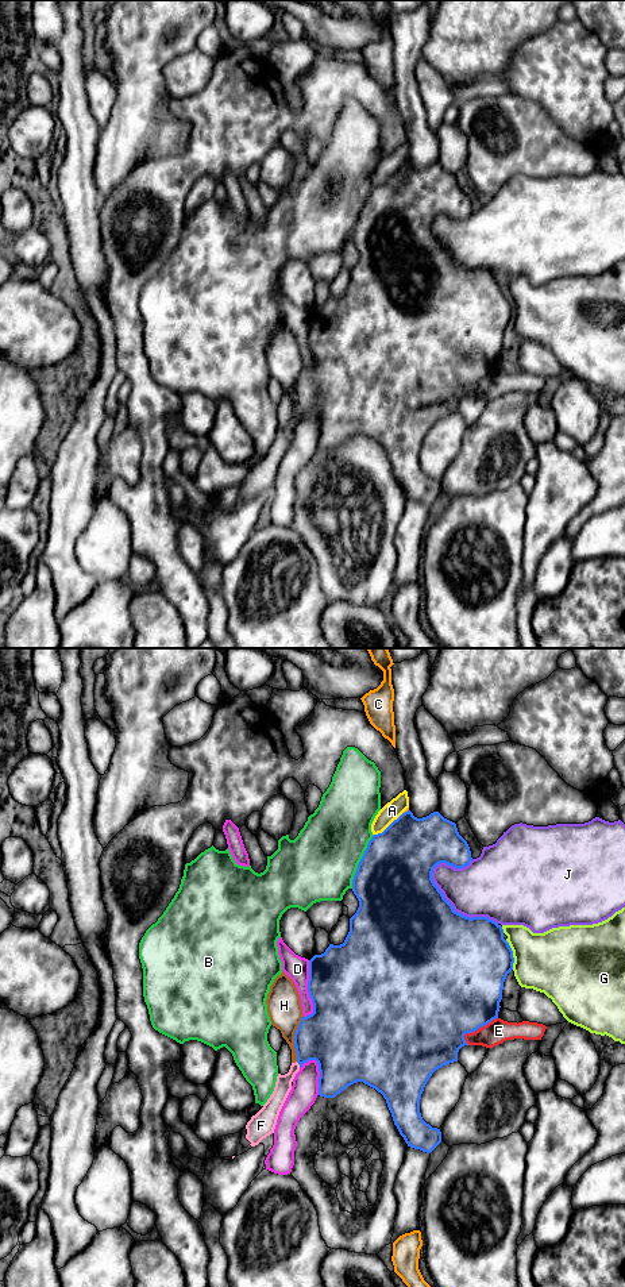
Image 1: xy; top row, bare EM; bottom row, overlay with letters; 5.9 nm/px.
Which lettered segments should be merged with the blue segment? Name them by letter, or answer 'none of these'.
none of these

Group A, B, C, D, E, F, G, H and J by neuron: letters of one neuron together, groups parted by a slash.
A / B / C / D / E / F H / G / J

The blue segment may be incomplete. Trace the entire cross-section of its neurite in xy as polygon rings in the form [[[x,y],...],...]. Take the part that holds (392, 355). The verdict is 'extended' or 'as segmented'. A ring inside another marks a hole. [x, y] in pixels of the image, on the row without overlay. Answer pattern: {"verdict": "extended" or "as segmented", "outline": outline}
{"verdict": "as segmented", "outline": [[[410,162],[402,165],[382,185],[374,186],[358,216],[352,231],[352,243],[359,253],[356,265],[350,270],[350,284],[340,297],[329,296],[321,307],[315,307],[309,312],[308,344],[313,355],[313,365],[302,369],[294,385],[294,400],[300,420],[309,412],[319,416],[319,447],[335,450],[348,438],[363,434],[375,440],[386,451],[394,477],[404,489],[408,498],[431,505],[441,494],[441,483],[427,475],[420,465],[420,451],[424,439],[432,425],[450,415],[458,413],[458,404],[462,398],[468,397],[464,392],[466,385],[472,385],[498,370],[499,354],[502,351],[504,334],[513,321],[513,303],[504,290],[504,281],[495,273],[487,269],[466,269],[454,262],[452,257],[444,250],[443,244],[432,231],[433,220],[445,215],[455,220],[463,220],[472,212],[467,193],[459,186],[456,176],[444,170],[439,163],[427,169],[417,170]]]}

